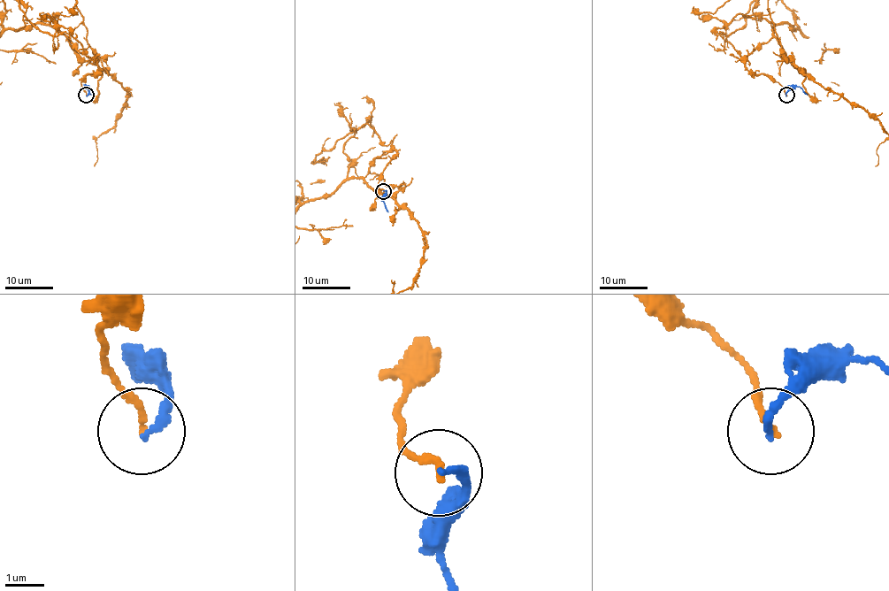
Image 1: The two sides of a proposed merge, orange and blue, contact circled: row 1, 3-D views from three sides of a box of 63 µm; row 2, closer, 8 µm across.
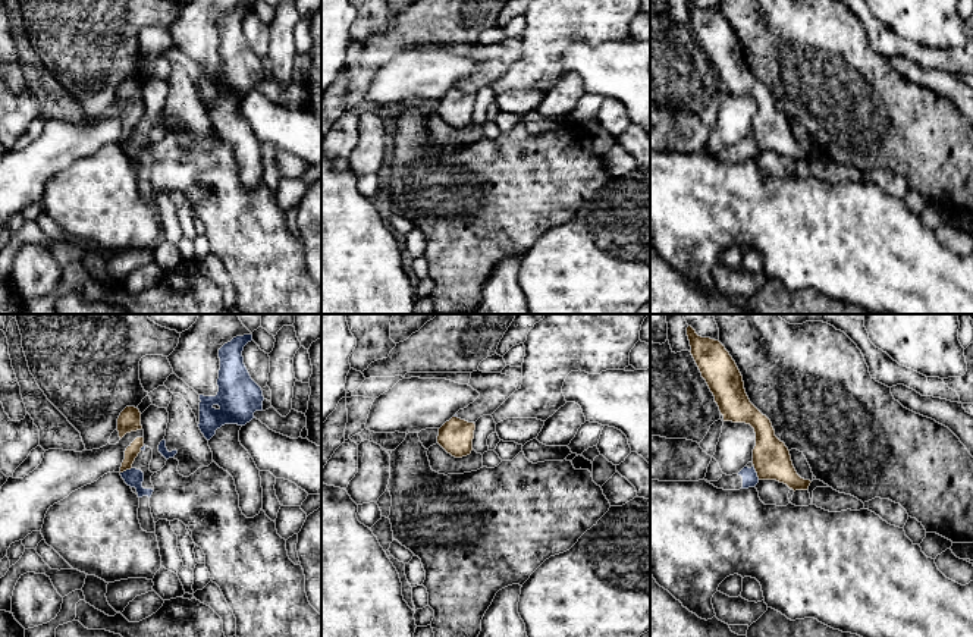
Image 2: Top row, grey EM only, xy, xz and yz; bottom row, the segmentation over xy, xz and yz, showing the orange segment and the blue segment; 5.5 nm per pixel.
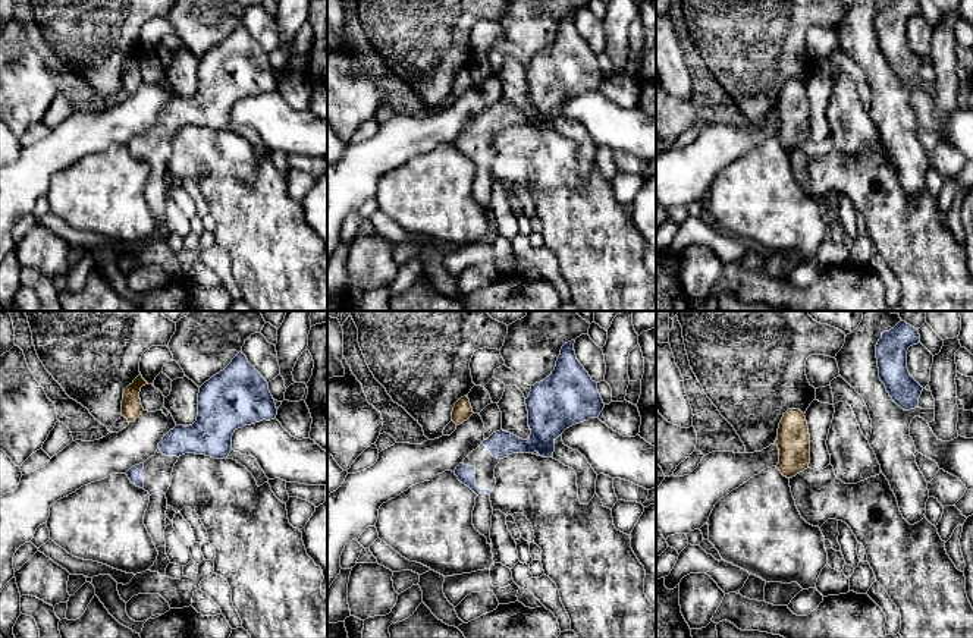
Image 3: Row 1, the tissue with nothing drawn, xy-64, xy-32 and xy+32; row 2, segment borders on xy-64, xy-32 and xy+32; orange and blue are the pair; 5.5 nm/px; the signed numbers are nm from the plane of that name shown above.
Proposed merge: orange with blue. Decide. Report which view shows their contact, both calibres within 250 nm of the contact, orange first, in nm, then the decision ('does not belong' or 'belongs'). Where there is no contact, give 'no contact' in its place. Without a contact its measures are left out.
contact in yz; calibres 200 and 90 nm; does not belong

